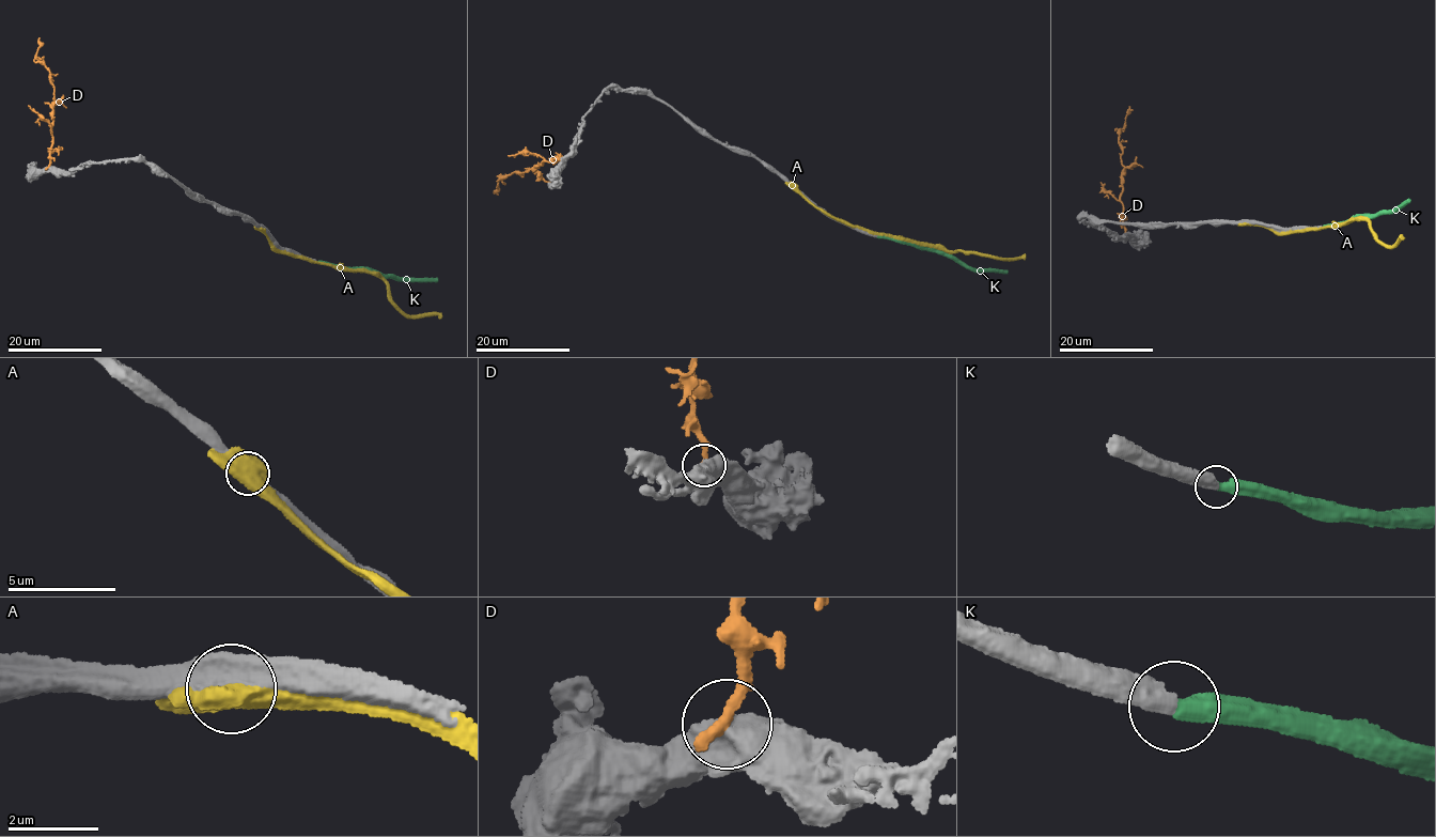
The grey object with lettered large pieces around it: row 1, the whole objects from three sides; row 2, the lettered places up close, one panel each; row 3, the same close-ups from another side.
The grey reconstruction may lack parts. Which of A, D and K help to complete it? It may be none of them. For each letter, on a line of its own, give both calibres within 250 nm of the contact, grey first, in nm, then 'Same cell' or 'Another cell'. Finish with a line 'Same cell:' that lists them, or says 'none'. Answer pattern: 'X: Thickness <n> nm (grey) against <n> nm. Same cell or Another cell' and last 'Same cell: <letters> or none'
A: Thickness 480 nm (grey) against 700 nm. Another cell
D: Thickness 600 nm (grey) against 360 nm. Another cell
K: Thickness 440 nm (grey) against 440 nm. Same cell
Same cell: K

